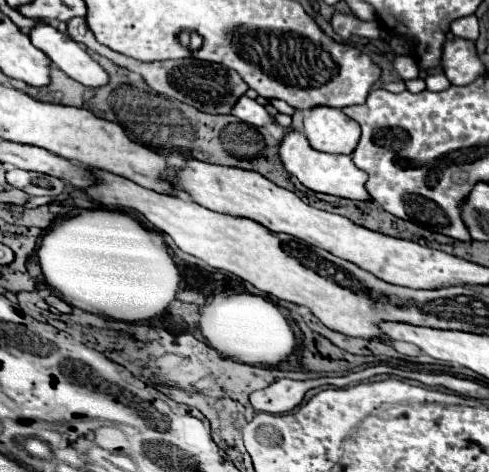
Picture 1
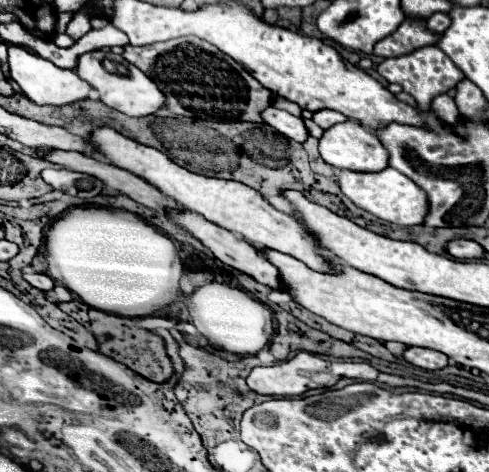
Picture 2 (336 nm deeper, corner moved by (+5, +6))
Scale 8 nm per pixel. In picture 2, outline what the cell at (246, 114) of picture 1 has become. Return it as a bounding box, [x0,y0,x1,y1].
[262,105,308,143]

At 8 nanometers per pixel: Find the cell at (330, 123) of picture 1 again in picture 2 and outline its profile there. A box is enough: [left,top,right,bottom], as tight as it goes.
[320,121,388,173]

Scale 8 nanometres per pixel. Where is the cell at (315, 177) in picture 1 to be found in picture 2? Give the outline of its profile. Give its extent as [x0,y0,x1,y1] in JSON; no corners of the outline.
[340,167,428,227]

